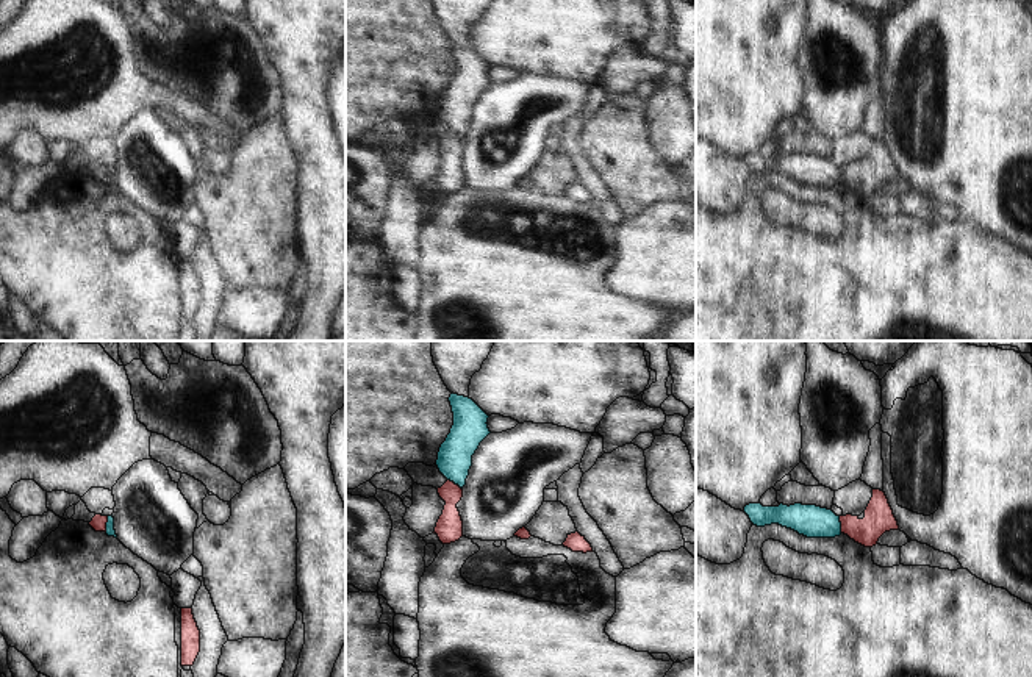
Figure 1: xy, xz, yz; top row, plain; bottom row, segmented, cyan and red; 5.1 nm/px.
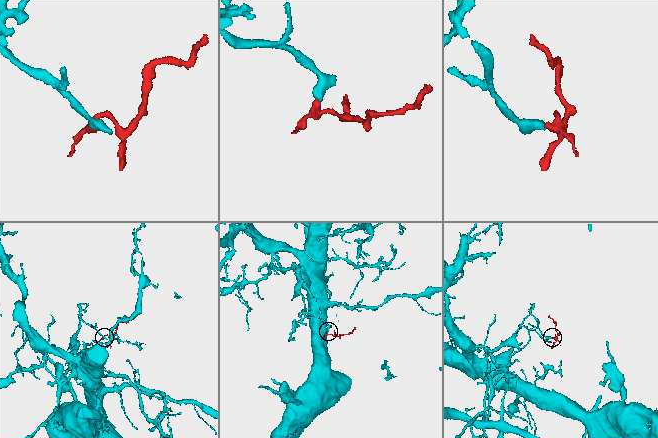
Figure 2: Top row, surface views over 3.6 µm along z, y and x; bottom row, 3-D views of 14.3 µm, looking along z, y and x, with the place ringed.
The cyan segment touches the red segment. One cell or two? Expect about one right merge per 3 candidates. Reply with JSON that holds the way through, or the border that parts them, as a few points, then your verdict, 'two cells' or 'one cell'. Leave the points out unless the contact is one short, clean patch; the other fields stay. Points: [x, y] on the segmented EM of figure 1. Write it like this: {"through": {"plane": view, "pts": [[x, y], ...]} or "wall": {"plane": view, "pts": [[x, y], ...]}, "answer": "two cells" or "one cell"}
{"wall": {"plane": "yz", "pts": [[838, 516], [842, 532]]}, "answer": "two cells"}

